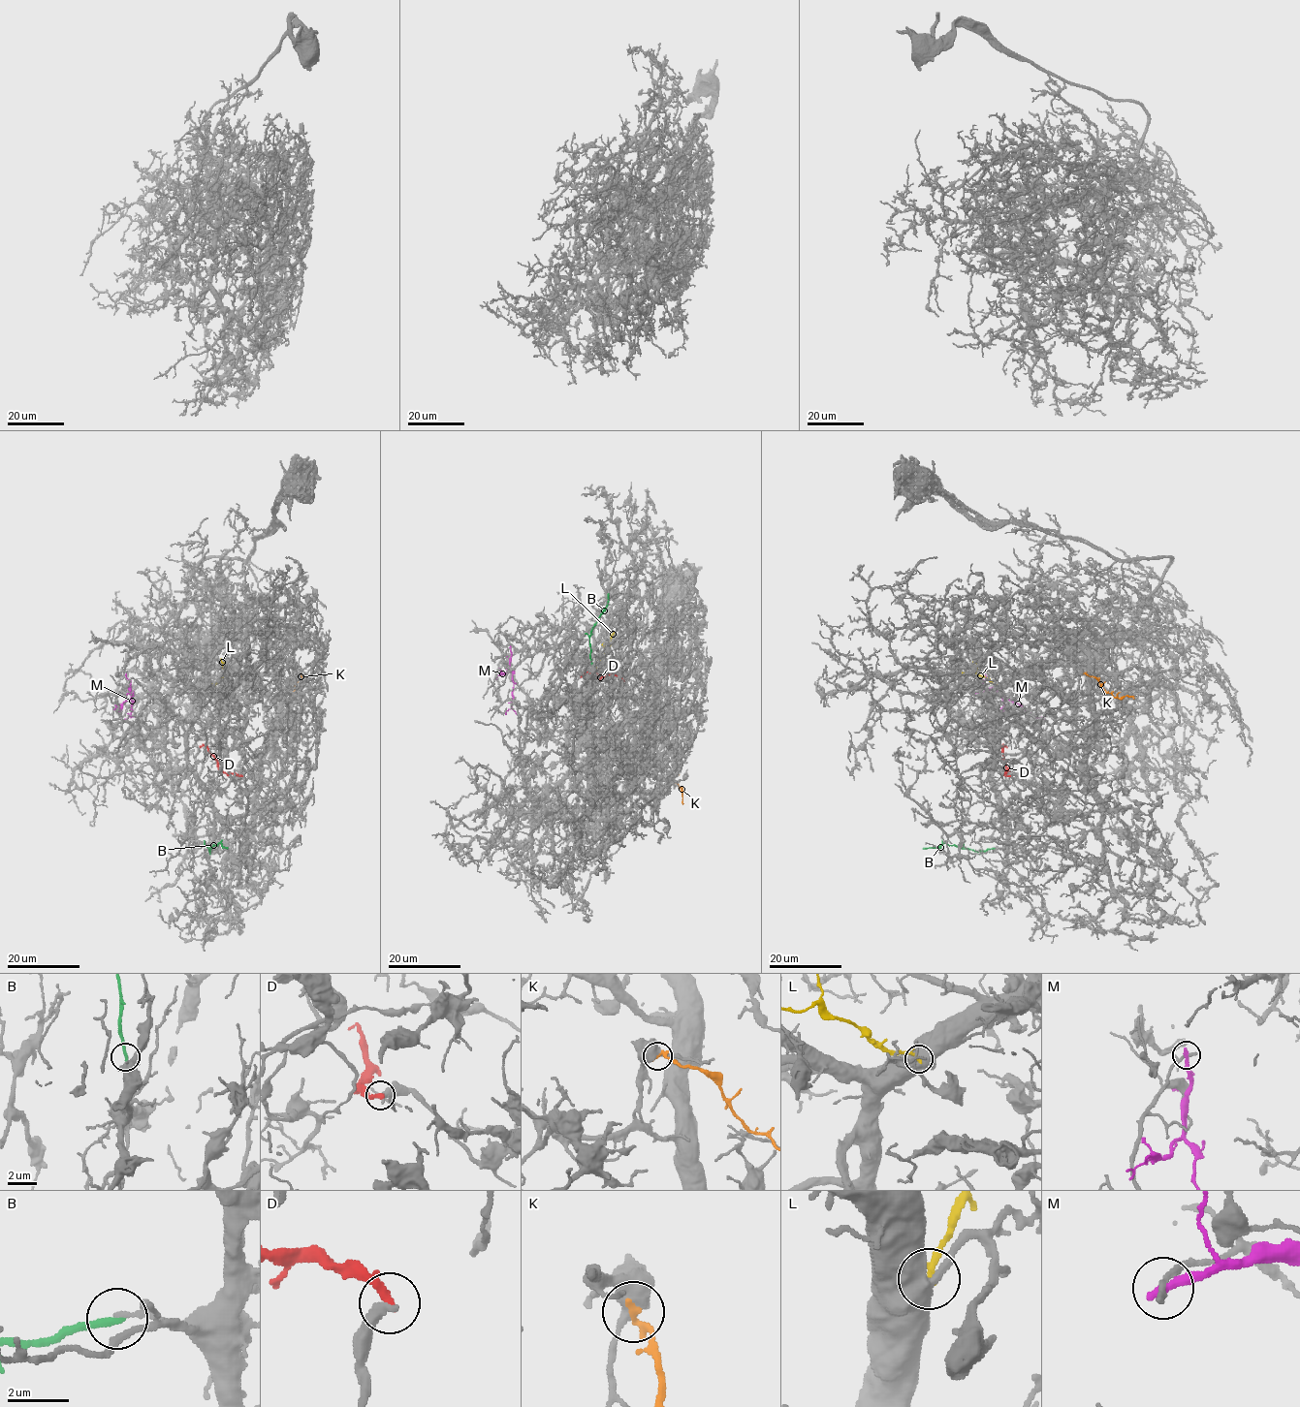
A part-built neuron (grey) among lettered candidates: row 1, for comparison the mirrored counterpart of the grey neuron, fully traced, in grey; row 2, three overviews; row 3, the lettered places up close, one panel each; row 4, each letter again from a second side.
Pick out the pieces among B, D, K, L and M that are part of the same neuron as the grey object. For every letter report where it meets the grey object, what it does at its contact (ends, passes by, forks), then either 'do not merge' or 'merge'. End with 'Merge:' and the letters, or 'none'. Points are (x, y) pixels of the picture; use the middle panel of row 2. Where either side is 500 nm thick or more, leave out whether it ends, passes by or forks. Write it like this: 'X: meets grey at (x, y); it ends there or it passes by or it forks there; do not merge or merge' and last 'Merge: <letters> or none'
B: meets grey at (591, 664); it ends there; do not merge
D: meets grey at (623, 679); it passes by; do not merge
K: meets grey at (679, 753); do not merge
L: meets grey at (592, 672); do not merge
M: meets grey at (510, 647); it ends there; do not merge
Merge: none

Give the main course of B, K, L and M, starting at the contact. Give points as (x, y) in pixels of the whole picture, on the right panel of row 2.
B: (994, 848), (978, 852), (942, 843), (923, 849)
K: (1083, 673), (1094, 677), (1116, 698), (1131, 696), (1134, 699)
L: (1001, 686), (991, 683), (975, 672), (962, 672)
M: (977, 693), (996, 689), (1044, 719)

